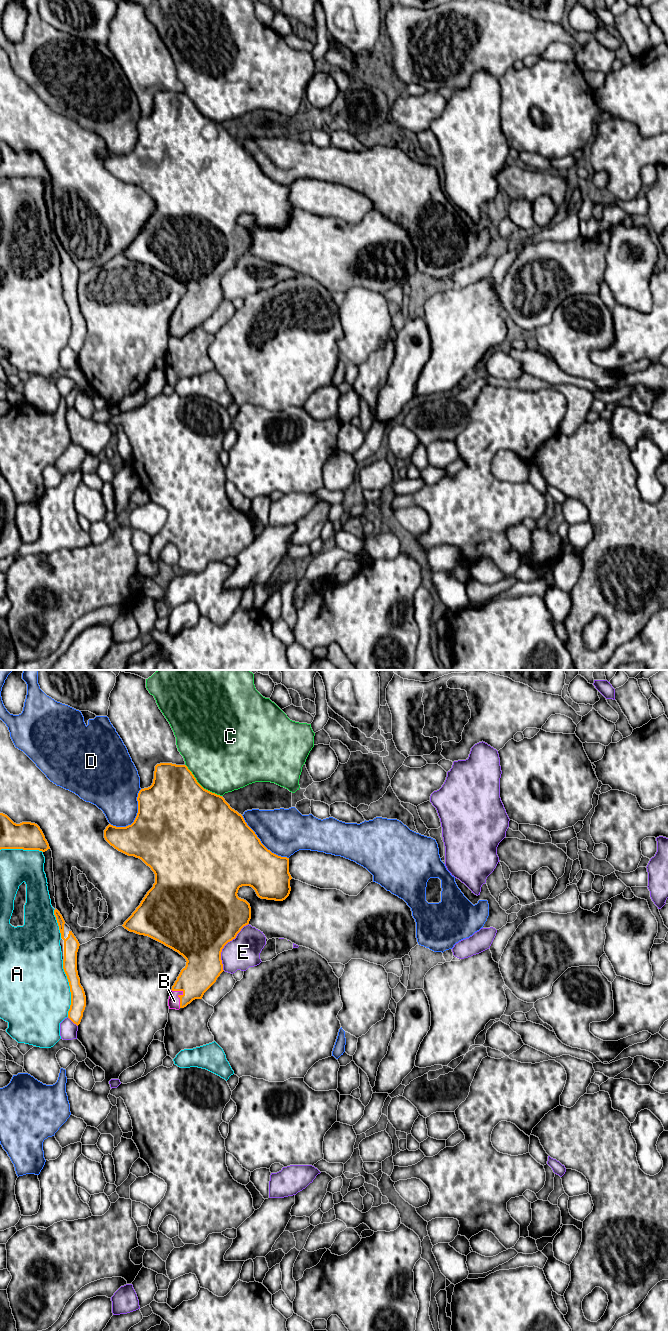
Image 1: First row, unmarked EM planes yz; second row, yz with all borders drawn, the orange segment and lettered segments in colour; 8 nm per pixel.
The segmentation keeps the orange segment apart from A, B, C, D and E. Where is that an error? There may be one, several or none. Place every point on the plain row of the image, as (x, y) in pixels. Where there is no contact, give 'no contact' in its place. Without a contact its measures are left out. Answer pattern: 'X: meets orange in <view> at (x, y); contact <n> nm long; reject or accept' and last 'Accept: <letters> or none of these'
A: meets orange in yz at (70, 316); contact 460 nm long; reject
B: meets orange in yz at (180, 323); contact 170 nm long; accept
C: meets orange in yz at (200, 113); contact 400 nm long; reject
D: meets orange in yz at (136, 144); contact 380 nm long; reject
E: meets orange in yz at (225, 272); contact 440 nm long; reject
Accept: B

